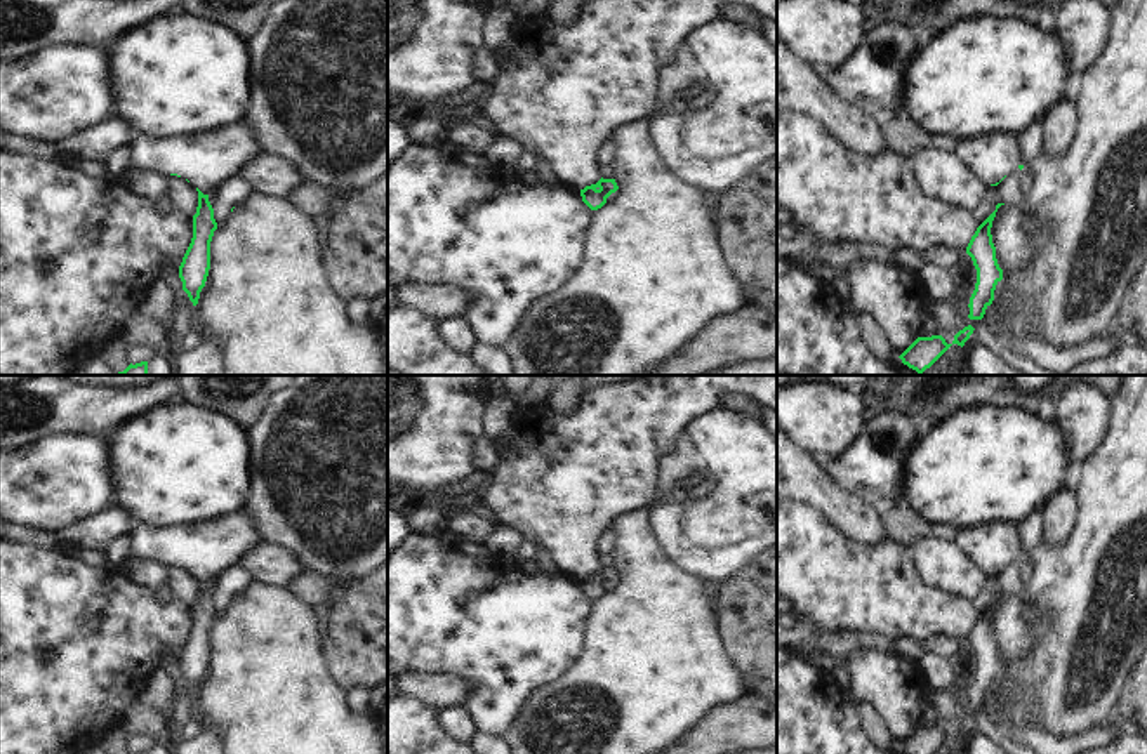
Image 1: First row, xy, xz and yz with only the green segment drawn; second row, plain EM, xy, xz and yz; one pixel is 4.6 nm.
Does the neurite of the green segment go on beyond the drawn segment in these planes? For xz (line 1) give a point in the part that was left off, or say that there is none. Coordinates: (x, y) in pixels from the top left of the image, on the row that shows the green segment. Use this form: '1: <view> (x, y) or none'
1: none

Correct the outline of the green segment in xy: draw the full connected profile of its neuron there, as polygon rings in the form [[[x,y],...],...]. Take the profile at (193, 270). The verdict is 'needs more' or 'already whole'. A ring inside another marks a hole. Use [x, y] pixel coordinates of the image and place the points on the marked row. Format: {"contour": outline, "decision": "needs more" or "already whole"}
{"contour": [[[247,116],[233,125],[193,136],[136,132],[130,148],[129,179],[146,170],[160,170],[184,177],[198,191],[193,238],[179,266],[182,290],[196,306],[209,276],[210,241],[217,229],[210,203],[226,179],[264,155],[257,127]]], "decision": "needs more"}

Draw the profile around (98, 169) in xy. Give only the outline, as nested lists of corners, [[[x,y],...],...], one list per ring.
[[[75,160],[78,169],[92,179],[106,179],[113,175],[113,170],[106,160]]]

